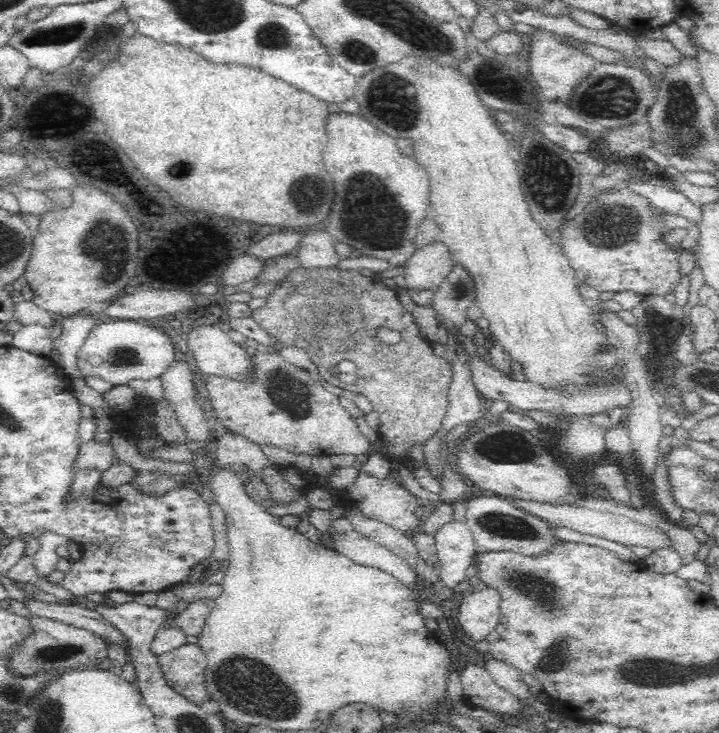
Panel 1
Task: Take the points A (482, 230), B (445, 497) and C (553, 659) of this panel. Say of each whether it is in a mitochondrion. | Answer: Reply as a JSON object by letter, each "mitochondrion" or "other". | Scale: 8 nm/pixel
{"A":"other","B":"other","C":"mitochondrion"}

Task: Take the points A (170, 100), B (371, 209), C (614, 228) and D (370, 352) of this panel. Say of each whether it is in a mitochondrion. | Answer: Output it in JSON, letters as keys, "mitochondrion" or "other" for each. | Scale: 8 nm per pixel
{"A":"other","B":"mitochondrion","C":"mitochondrion","D":"other"}

